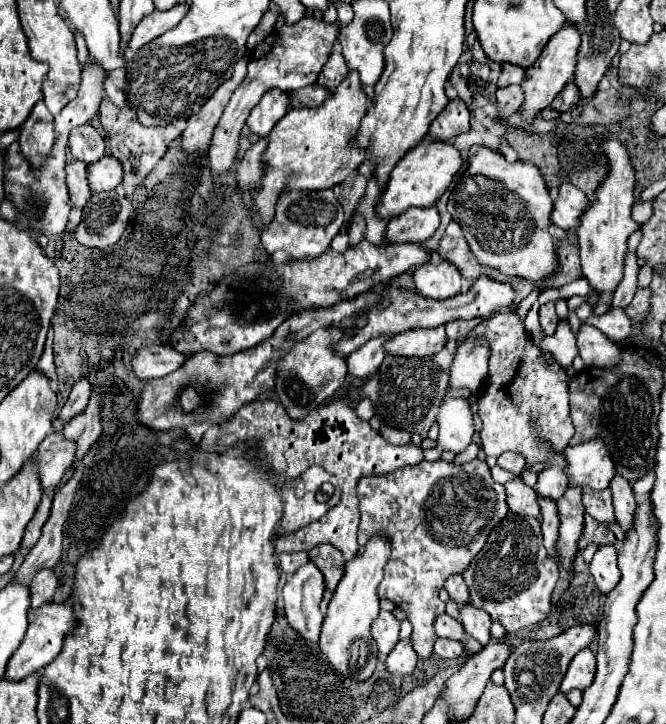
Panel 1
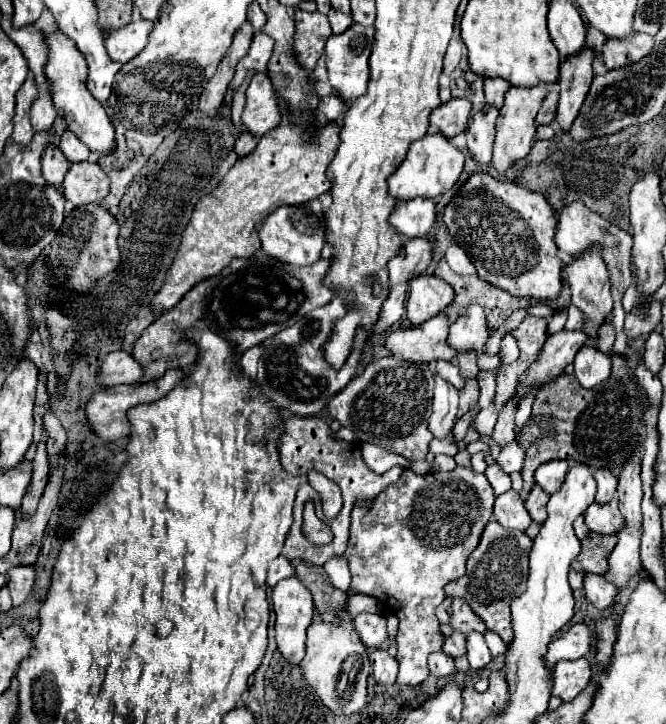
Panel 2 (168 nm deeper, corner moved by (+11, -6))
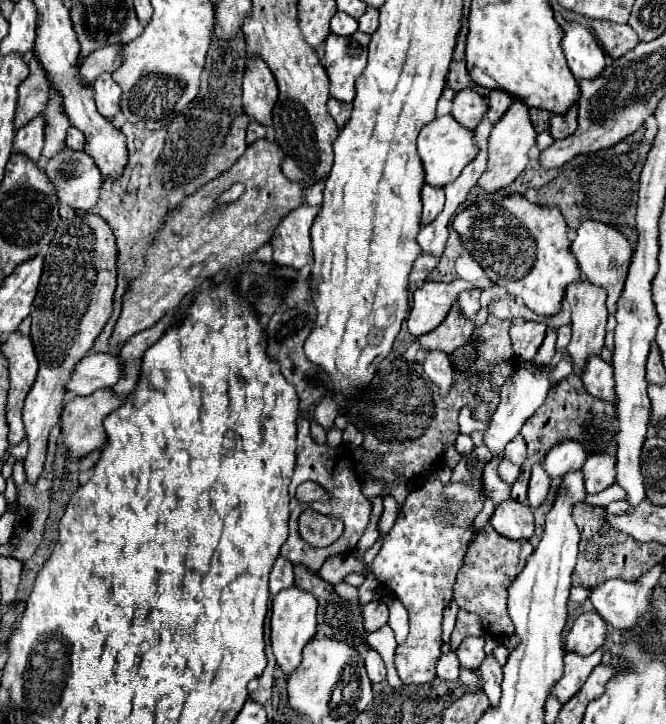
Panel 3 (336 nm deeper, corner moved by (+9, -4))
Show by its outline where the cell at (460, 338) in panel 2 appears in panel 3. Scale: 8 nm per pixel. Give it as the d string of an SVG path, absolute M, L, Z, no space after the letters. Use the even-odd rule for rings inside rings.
M472 289L472 291L462 291L458 295L458 305L462 315L466 317L474 317L480 311L480 289Z

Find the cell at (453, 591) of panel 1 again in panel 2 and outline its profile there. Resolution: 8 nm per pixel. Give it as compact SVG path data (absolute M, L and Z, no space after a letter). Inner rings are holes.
M454 599L452 601L452 617L450 617L450 627L454 631L462 631L464 635L478 631L484 633L486 627L482 623L482 619L470 609L470 605L464 599Z

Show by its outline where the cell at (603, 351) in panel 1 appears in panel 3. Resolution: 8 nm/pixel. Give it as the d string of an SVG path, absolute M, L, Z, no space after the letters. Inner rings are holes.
M598 355L586 359L586 367L580 373L586 391L598 399L614 399L612 367Z

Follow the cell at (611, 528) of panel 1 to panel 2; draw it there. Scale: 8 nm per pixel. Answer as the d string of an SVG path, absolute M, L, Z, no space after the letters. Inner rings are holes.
M580 515L574 521L574 531L576 531L576 537L582 543L582 551L572 561L572 569L578 571L578 573L604 575L608 571L608 557L610 557L610 553L616 545L616 537L614 535L592 533L584 525L584 515Z

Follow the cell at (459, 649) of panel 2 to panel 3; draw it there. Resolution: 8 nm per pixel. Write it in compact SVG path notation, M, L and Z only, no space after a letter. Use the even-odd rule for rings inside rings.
M485 635L482 637L466 637L460 647L456 649L456 655L460 659L462 667L468 669L478 669L478 663L482 661L484 655Z

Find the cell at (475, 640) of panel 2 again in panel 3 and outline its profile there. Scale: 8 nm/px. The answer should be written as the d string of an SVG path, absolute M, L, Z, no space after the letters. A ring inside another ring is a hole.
M488 653L488 655L482 659L478 671L480 671L480 679L484 681L484 693L488 695L490 703L492 703L492 707L494 707L494 703L498 703L498 699L500 699L502 667L500 667L498 661L494 659L494 655Z

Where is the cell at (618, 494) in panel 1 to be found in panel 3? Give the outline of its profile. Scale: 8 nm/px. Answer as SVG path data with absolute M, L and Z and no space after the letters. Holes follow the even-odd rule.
M602 453L602 455L590 455L582 467L584 479L586 479L586 491L588 493L600 493L606 487L610 487L616 479L616 457Z

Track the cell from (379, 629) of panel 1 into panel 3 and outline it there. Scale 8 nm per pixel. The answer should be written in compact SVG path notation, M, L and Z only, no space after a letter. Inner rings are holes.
M378 601L366 603L366 605L362 605L362 619L364 619L366 633L372 633L372 631L380 629L382 625L386 625L388 607L384 603L378 603Z

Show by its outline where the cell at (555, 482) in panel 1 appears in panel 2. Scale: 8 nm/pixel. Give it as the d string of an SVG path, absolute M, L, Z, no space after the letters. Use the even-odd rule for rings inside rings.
M554 459L554 461L546 461L544 465L540 465L536 469L536 483L546 491L546 493L556 493L560 489L560 485L564 483L564 477L570 469L568 461L562 459Z

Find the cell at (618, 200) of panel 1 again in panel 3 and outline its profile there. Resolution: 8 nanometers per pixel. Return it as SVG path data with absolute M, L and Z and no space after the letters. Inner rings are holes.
M576 281L566 289L566 301L572 309L572 341L566 347L566 351L572 357L574 369L582 371L586 359L590 355L600 355L600 349L604 347L604 335L606 335L606 321L608 321L608 309L606 309L606 291L590 281Z

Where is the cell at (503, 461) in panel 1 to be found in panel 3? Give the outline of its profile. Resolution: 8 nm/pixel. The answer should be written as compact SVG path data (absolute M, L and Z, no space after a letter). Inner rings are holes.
M516 435L504 449L504 459L512 461L514 465L522 465L526 459L526 443L522 435Z

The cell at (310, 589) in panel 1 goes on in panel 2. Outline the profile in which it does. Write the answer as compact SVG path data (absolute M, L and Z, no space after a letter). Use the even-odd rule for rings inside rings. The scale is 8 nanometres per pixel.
M290 577L280 581L274 591L272 591L272 603L274 603L274 613L276 613L276 643L278 651L282 653L284 659L288 659L292 665L298 665L304 659L304 649L306 649L306 629L312 623L314 615L314 605L312 605L312 595L304 585L300 585L298 577Z

